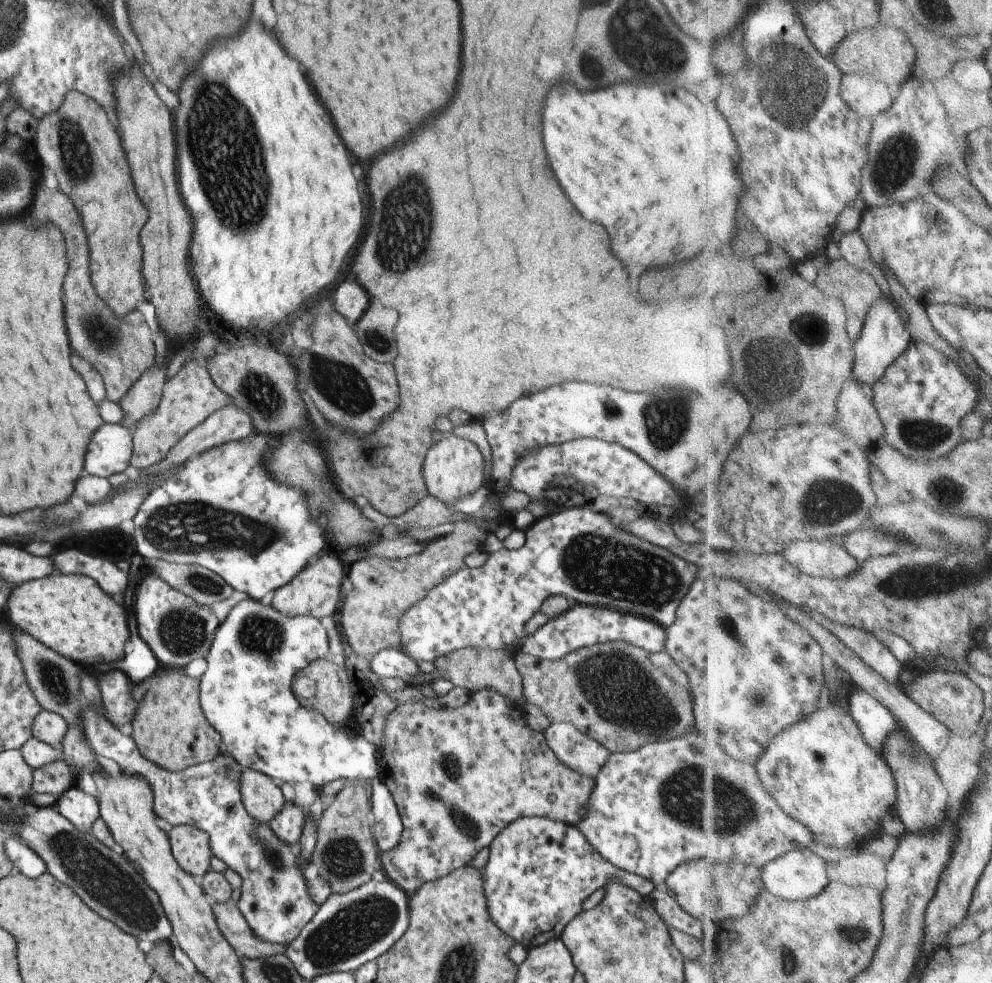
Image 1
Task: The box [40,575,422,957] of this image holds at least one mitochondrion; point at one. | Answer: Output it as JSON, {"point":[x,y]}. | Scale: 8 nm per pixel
{"point":[181,633]}

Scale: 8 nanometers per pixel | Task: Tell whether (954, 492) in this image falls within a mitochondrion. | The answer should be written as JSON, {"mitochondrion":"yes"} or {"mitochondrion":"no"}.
{"mitochondrion":"yes"}

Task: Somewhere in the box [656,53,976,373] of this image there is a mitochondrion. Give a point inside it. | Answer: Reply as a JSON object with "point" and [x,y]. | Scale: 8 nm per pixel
{"point":[893,167]}

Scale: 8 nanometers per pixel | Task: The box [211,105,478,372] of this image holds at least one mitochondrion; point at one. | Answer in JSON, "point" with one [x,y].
{"point":[409,198]}

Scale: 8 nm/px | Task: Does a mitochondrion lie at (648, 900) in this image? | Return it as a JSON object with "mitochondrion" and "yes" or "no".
{"mitochondrion":"no"}

